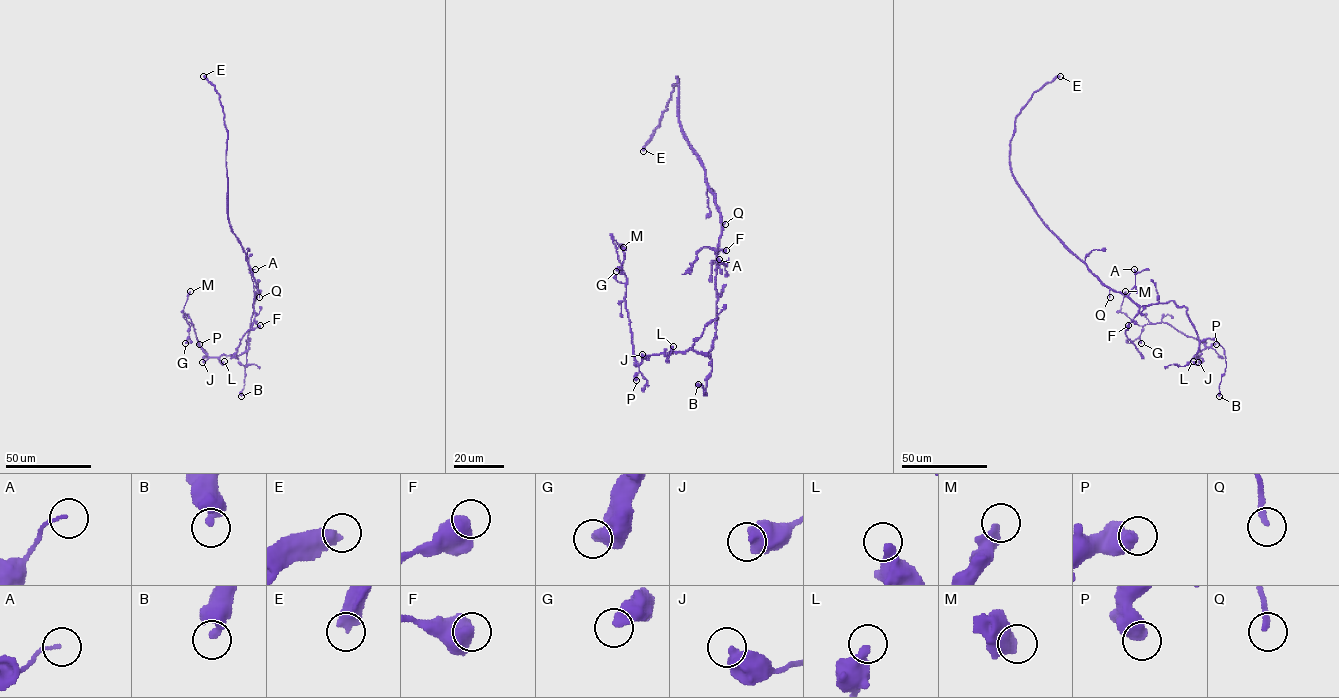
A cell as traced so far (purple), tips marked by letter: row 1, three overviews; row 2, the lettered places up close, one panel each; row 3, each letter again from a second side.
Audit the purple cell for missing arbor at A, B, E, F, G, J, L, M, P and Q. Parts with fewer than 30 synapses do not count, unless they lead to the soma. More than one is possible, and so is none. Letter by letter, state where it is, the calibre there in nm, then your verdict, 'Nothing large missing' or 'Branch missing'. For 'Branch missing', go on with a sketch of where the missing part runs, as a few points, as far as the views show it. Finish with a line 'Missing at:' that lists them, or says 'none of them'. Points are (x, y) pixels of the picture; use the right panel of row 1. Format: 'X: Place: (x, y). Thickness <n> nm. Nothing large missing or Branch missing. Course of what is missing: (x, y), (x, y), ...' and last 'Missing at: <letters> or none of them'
A: Place: (1134, 269). Thickness 90 nm. Nothing large missing
B: Place: (1219, 396). Thickness 400 nm. Nothing large missing
E: Place: (1060, 76). Thickness 600 nm. Branch missing. Course of what is missing: (1060, 76), (1095, 75), (1113, 93), (1141, 108), (1156, 109), (1177, 89), (1186, 61), (1153, 21)
F: Place: (1128, 325). Thickness 700 nm. Nothing large missing
G: Place: (1141, 343). Thickness 550 nm. Nothing large missing
J: Place: (1198, 362). Thickness 550 nm. Nothing large missing
L: Place: (1193, 361). Thickness 440 nm. Nothing large missing
M: Place: (1125, 291). Thickness 480 nm. Nothing large missing
P: Place: (1216, 344). Thickness 600 nm. Nothing large missing
Q: Place: (1110, 297). Thickness 200 nm. Branch missing
Missing at: E, Q

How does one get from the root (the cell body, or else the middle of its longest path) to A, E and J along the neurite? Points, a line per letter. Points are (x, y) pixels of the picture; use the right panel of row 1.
A: (1124, 295), (1128, 295), (1135, 285), (1134, 269)
E: (1124, 295), (1107, 287), (1049, 229), (1012, 171), (1010, 140), (1015, 116), (1035, 92), (1060, 76)
J: (1124, 295), (1141, 306), (1173, 301), (1179, 307), (1185, 307), (1199, 342), (1198, 352), (1195, 355), (1198, 362)

